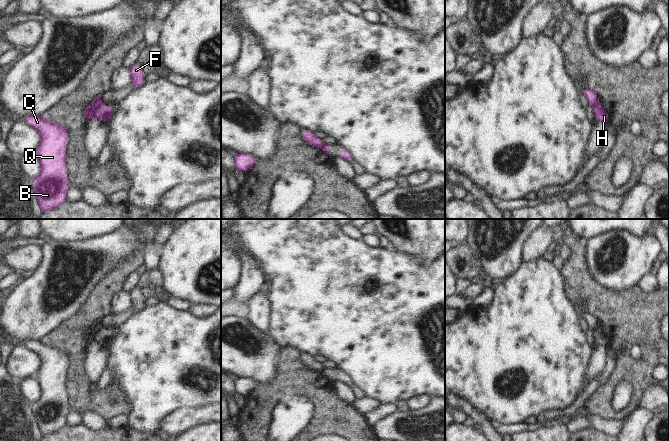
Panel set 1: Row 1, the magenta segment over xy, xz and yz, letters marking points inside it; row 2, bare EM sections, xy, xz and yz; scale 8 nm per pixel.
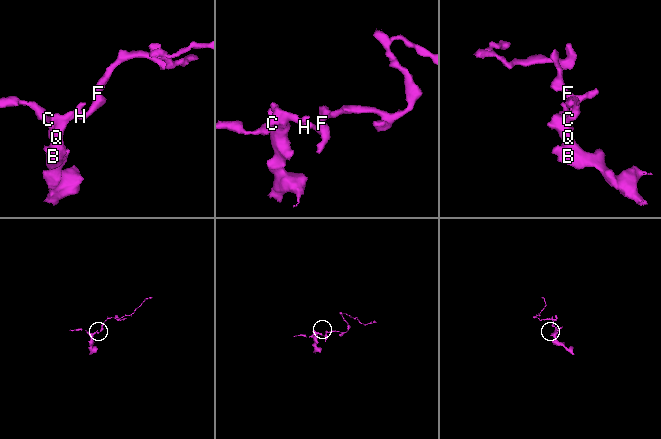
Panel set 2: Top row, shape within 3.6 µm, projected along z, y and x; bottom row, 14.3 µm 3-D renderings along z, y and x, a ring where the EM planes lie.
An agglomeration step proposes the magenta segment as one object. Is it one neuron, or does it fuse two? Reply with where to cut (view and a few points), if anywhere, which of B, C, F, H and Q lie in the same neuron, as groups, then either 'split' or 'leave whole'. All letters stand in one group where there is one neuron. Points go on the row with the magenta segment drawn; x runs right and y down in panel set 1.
cut in xy along (102, 103), (95, 110), (93, 116); B C Q / F H; split

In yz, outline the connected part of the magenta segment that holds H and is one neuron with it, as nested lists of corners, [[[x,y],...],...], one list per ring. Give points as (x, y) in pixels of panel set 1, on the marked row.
[[[598,103],[594,107],[595,120],[600,120],[604,123],[607,123],[610,120],[610,116],[605,112],[602,105]]]

